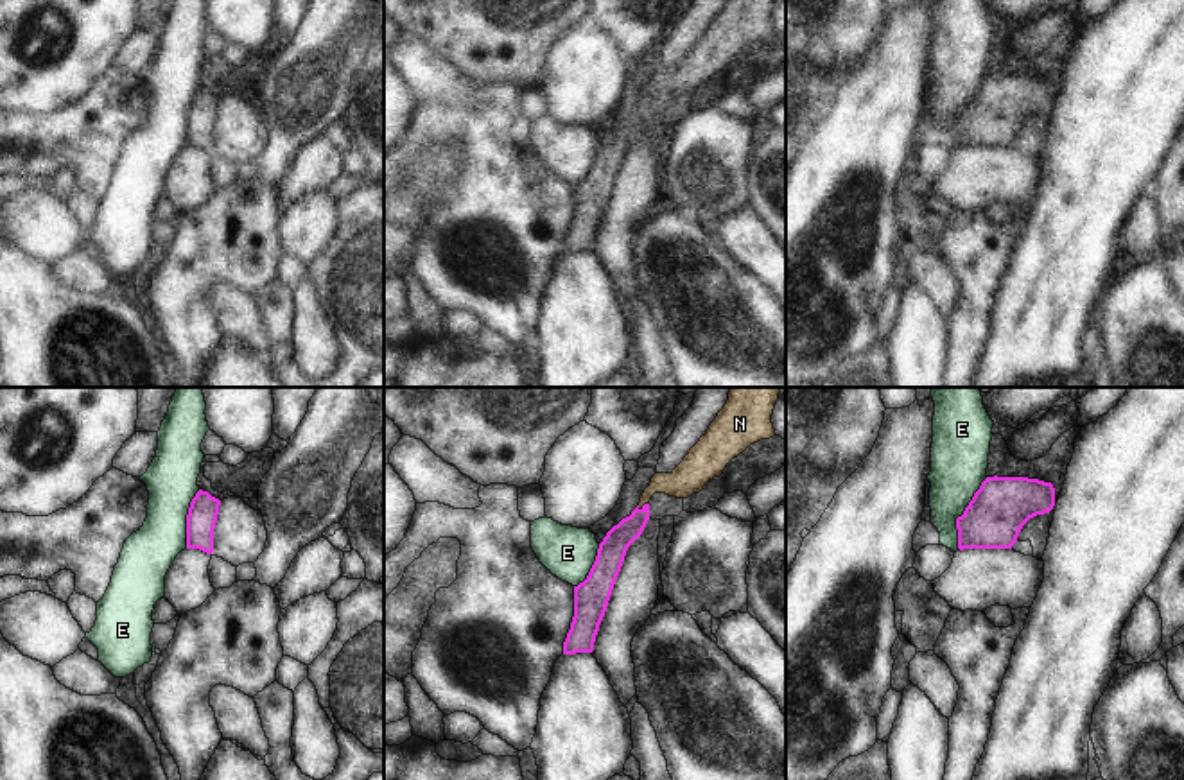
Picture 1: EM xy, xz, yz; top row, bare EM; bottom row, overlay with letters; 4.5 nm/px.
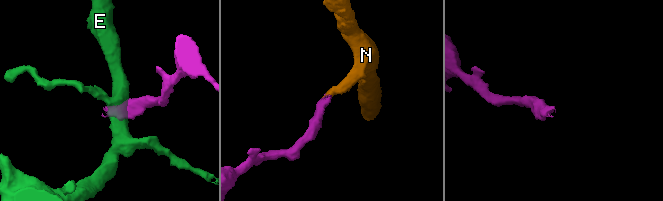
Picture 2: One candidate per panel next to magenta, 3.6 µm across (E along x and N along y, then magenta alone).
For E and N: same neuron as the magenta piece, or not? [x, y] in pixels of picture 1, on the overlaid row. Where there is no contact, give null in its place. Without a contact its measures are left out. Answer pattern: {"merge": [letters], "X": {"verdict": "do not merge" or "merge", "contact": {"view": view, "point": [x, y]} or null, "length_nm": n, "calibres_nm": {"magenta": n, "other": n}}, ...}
{"merge": ["N"], "E": {"verdict": "do not merge", "contact": {"view": "yz", "point": [964, 513]}, "length_nm": 340, "calibres_nm": {"magenta": 260, "other": 260}}, "N": {"verdict": "merge", "contact": {"view": "xz", "point": [644, 504]}, "length_nm": 60, "calibres_nm": {"magenta": 120, "other": 150}}}

